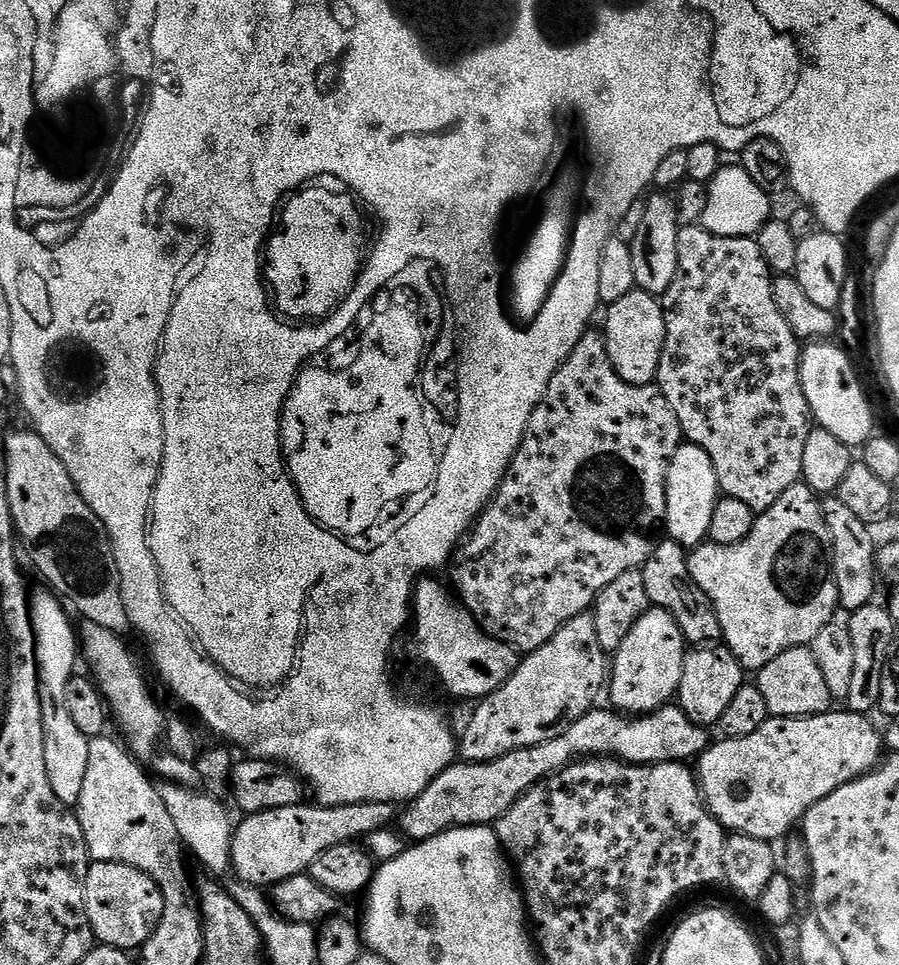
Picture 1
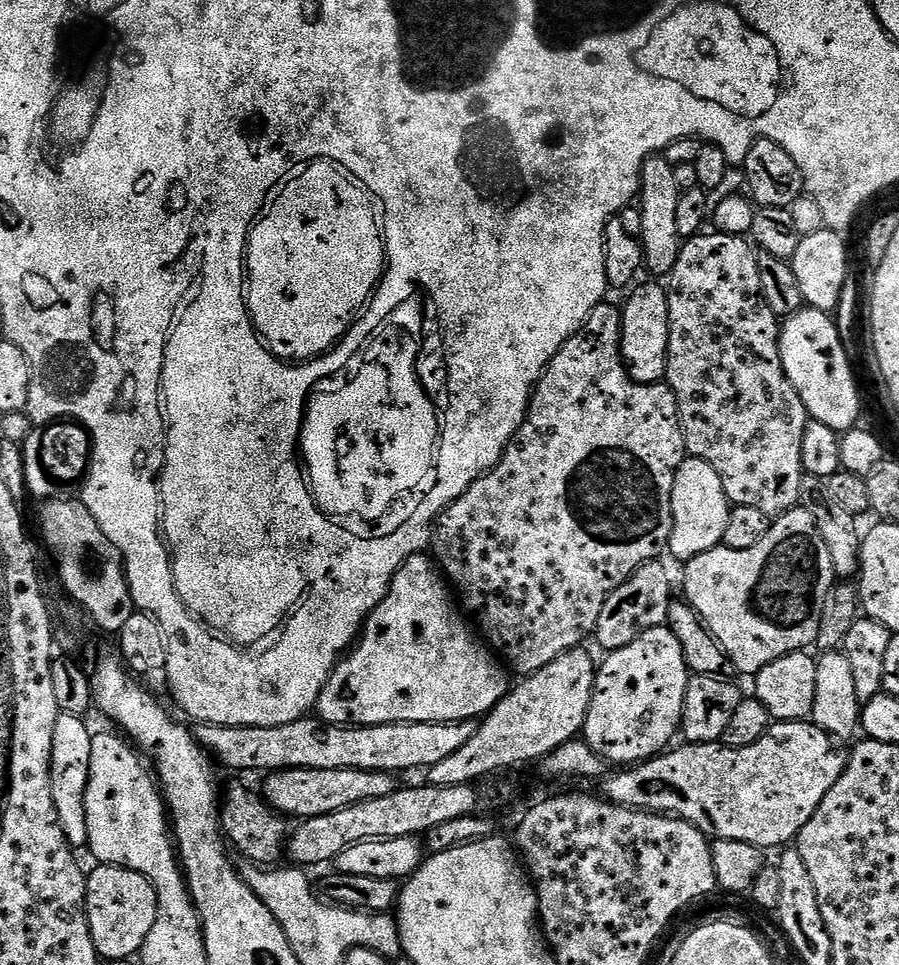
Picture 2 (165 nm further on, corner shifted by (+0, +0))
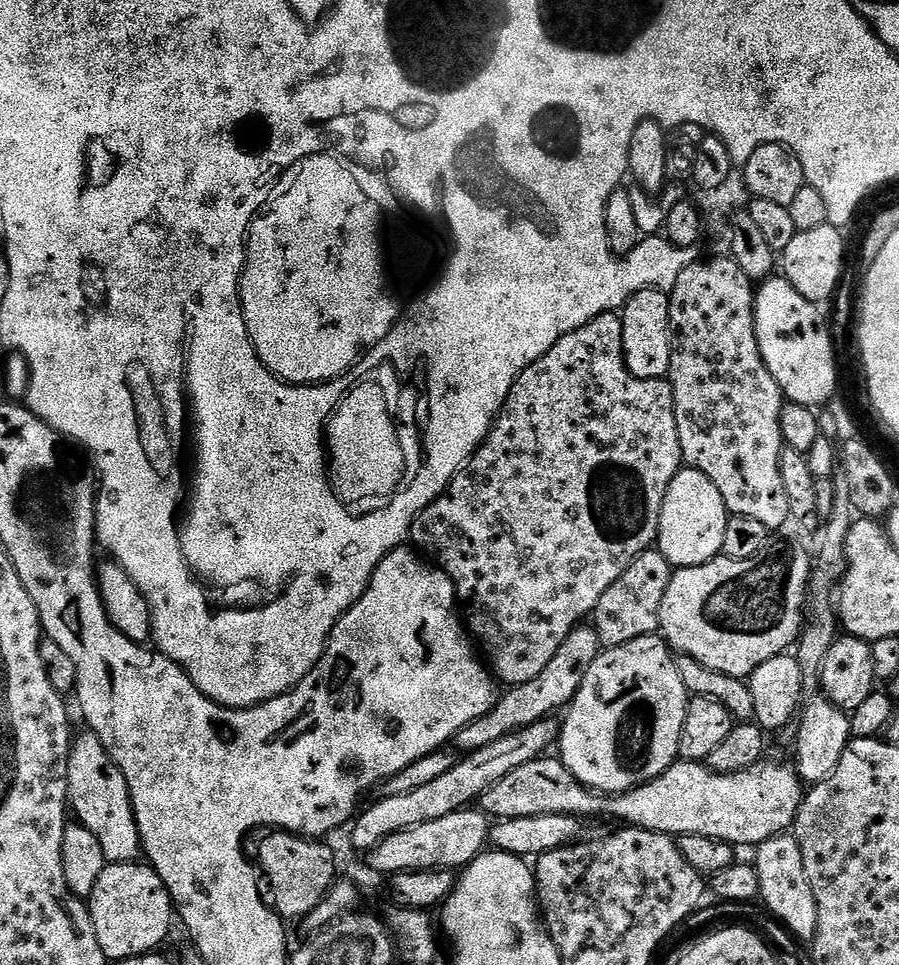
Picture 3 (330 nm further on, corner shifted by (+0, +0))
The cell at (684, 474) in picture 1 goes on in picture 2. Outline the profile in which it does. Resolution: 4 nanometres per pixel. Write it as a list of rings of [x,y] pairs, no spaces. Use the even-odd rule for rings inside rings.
[[[685,458],[676,471],[672,491],[672,533],[667,547],[670,556],[672,552],[674,559],[687,562],[706,550],[721,547],[731,513],[722,478],[718,478],[714,466],[705,460]]]

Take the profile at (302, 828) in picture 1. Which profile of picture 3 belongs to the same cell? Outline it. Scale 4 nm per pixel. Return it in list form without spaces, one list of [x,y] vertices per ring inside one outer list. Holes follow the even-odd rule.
[[[541,758],[531,760],[506,774],[494,786],[490,786],[478,797],[479,811],[493,821],[530,818],[534,814],[570,814],[581,818],[611,818],[613,821],[634,828],[645,828],[647,832],[661,832],[673,838],[702,834],[706,838],[721,840],[733,846],[752,844],[758,846],[775,836],[785,835],[795,825],[800,804],[806,795],[805,785],[800,779],[799,771],[791,763],[779,764],[776,760],[765,758],[760,763],[734,774],[714,772],[707,763],[695,760],[677,759],[658,778],[648,780],[645,784],[629,792],[595,792],[588,788],[568,769],[559,758]]]

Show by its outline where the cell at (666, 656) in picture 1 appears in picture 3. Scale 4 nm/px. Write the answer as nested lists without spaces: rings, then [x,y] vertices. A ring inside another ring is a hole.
[[[659,635],[634,638],[634,642],[601,651],[590,670],[586,670],[578,694],[563,713],[558,758],[578,782],[595,792],[615,794],[634,790],[640,784],[658,778],[658,774],[676,763],[689,699],[690,694],[678,674],[676,656]]]

